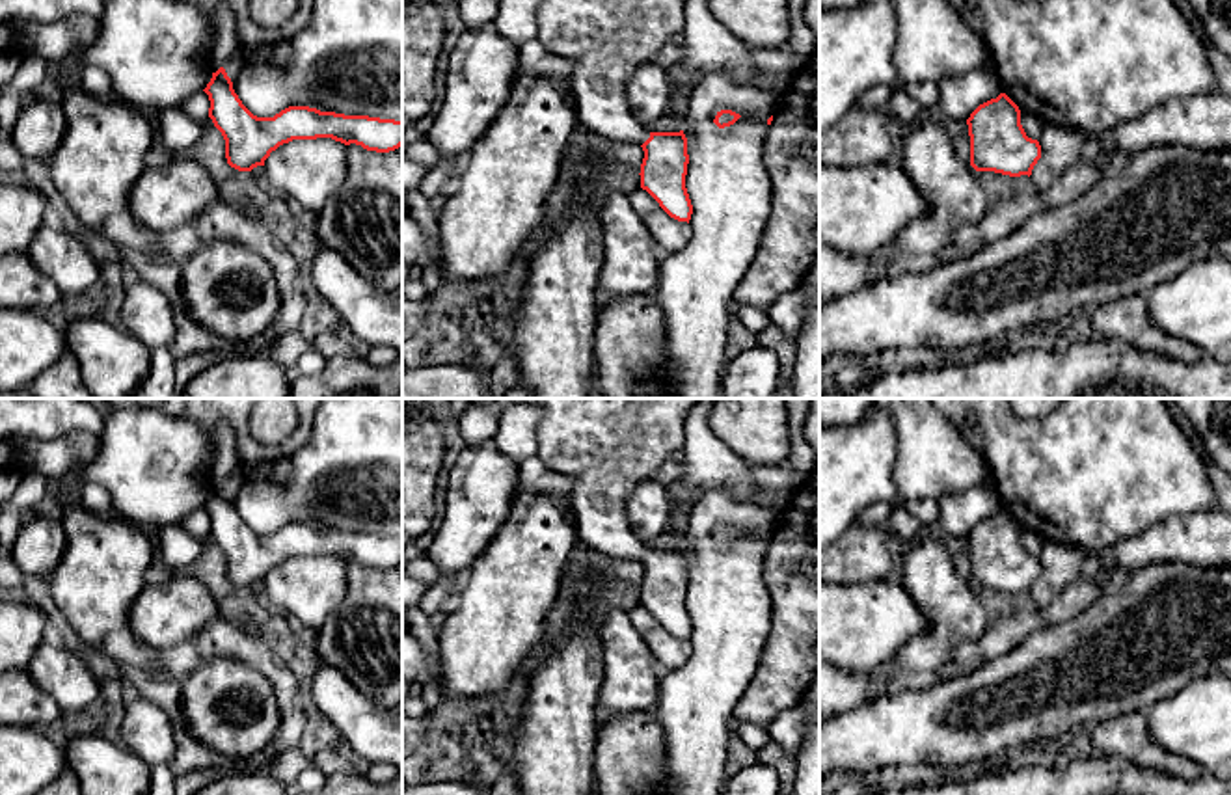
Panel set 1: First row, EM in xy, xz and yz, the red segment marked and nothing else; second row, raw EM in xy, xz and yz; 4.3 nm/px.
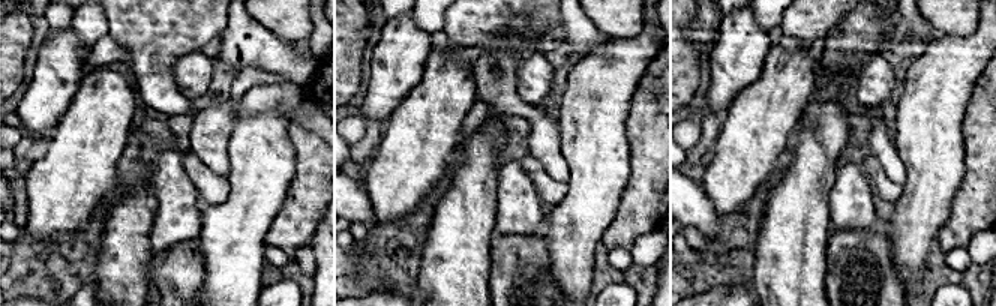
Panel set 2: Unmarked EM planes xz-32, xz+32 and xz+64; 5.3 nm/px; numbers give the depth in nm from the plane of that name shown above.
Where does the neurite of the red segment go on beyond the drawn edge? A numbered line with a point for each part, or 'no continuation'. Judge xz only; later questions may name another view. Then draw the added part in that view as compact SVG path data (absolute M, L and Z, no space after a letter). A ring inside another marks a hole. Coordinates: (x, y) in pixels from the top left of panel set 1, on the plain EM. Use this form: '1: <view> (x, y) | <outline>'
1: xz (608, 445) | M473 398L499 415L514 404L542 410L538 456L553 471L575 478L566 495L577 538L607 559L643 562L650 547L629 529L626 499L629 488L652 478L685 445L685 419L698 398Z

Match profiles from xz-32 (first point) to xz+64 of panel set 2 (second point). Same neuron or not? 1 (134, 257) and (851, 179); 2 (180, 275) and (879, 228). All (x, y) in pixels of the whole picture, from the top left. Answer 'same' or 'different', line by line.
1: different
2: same

